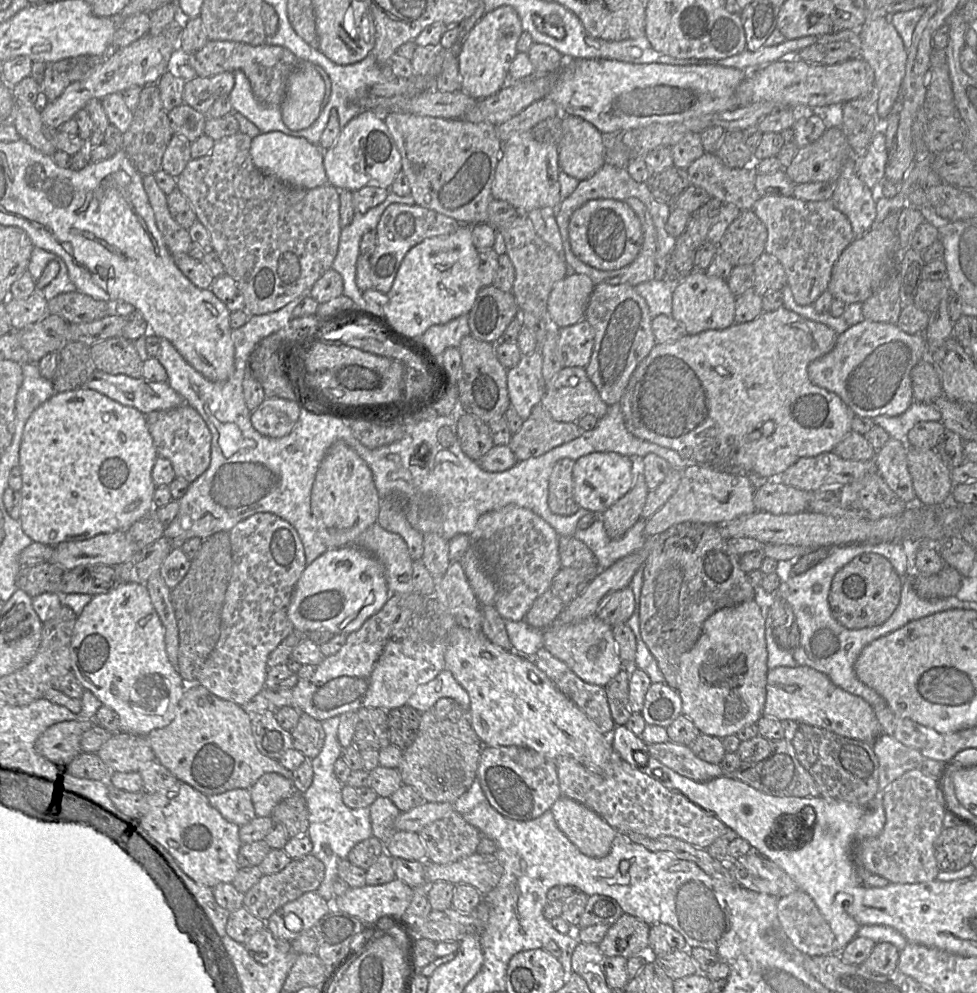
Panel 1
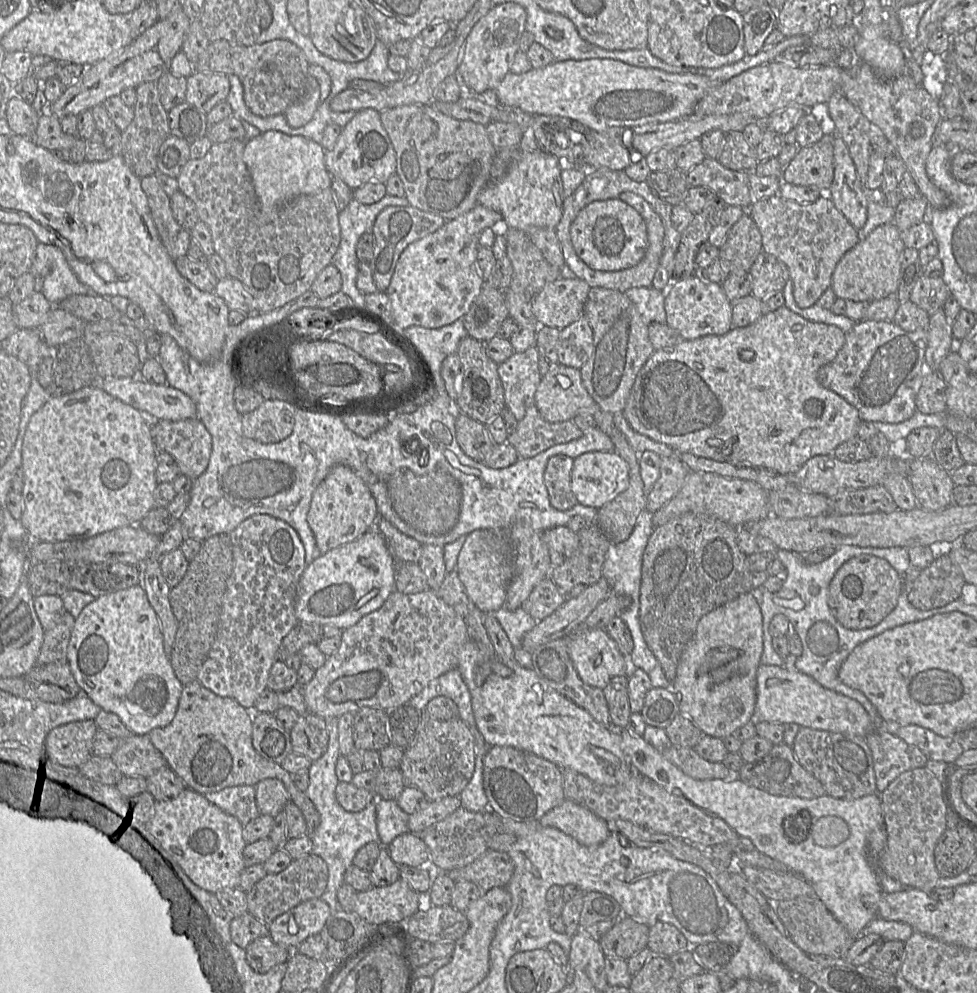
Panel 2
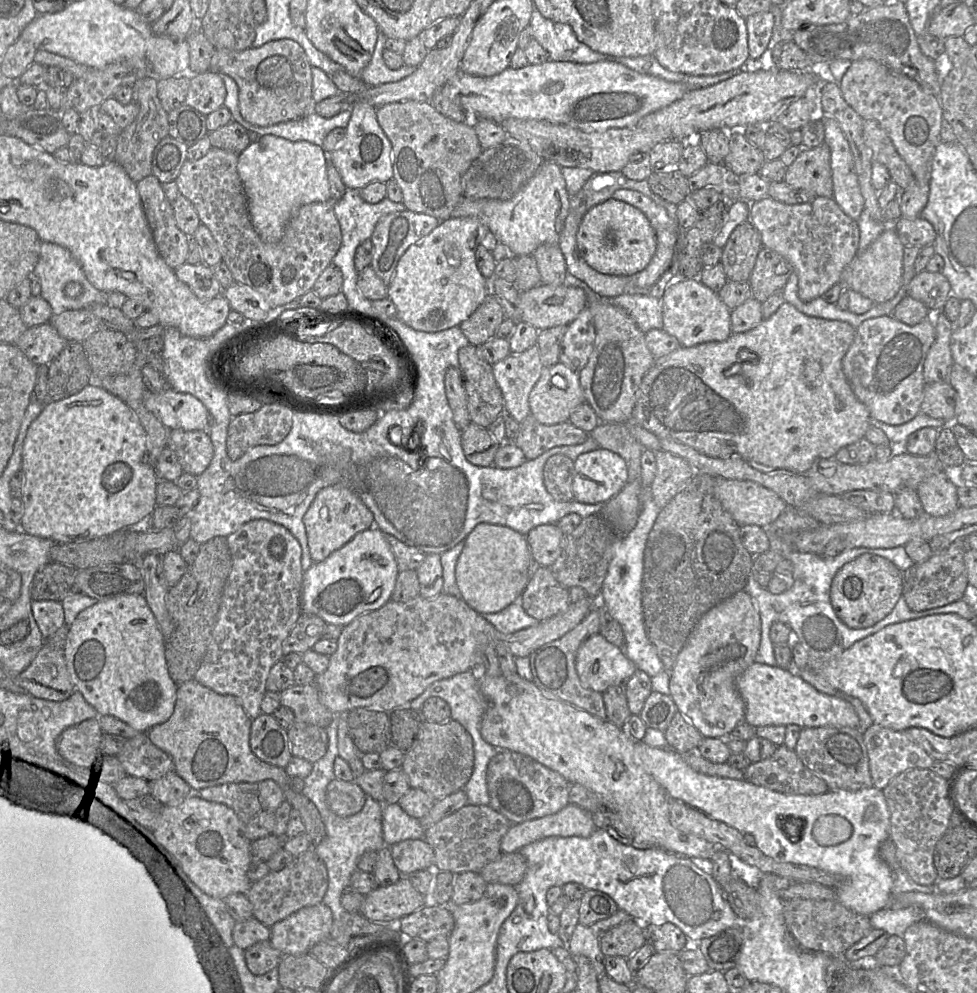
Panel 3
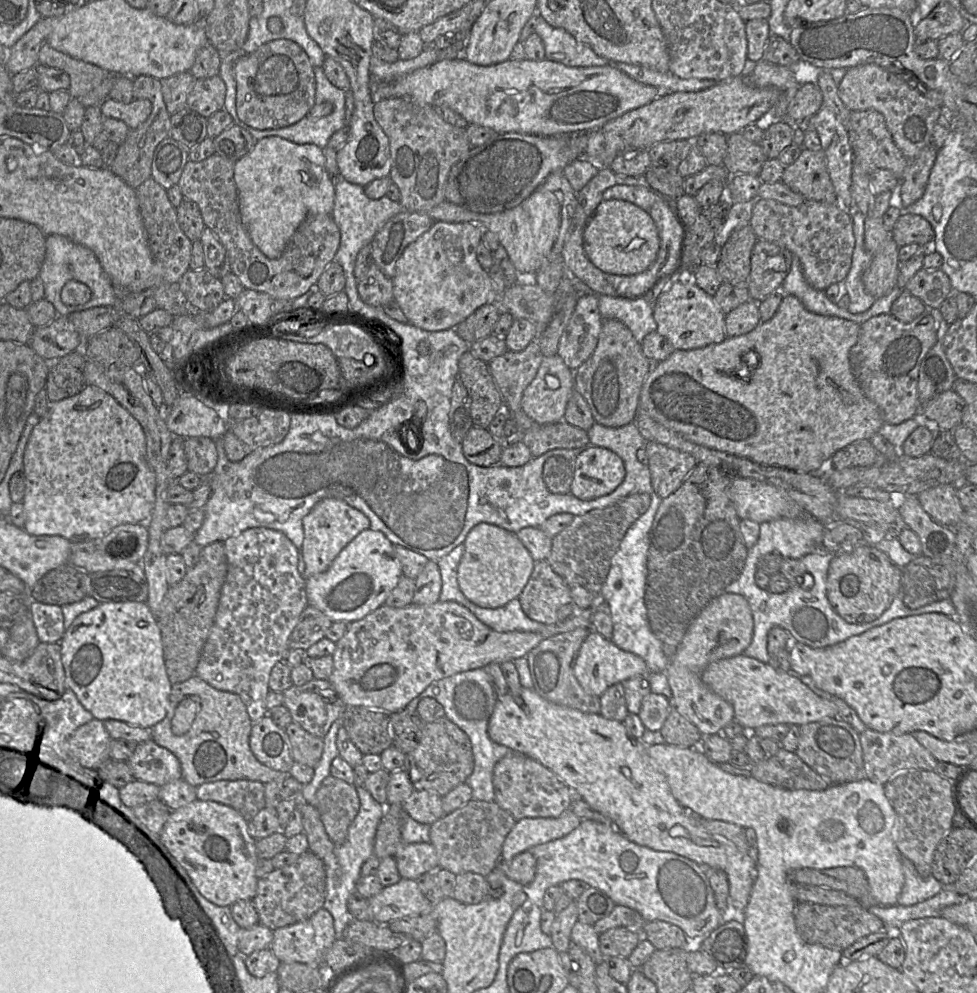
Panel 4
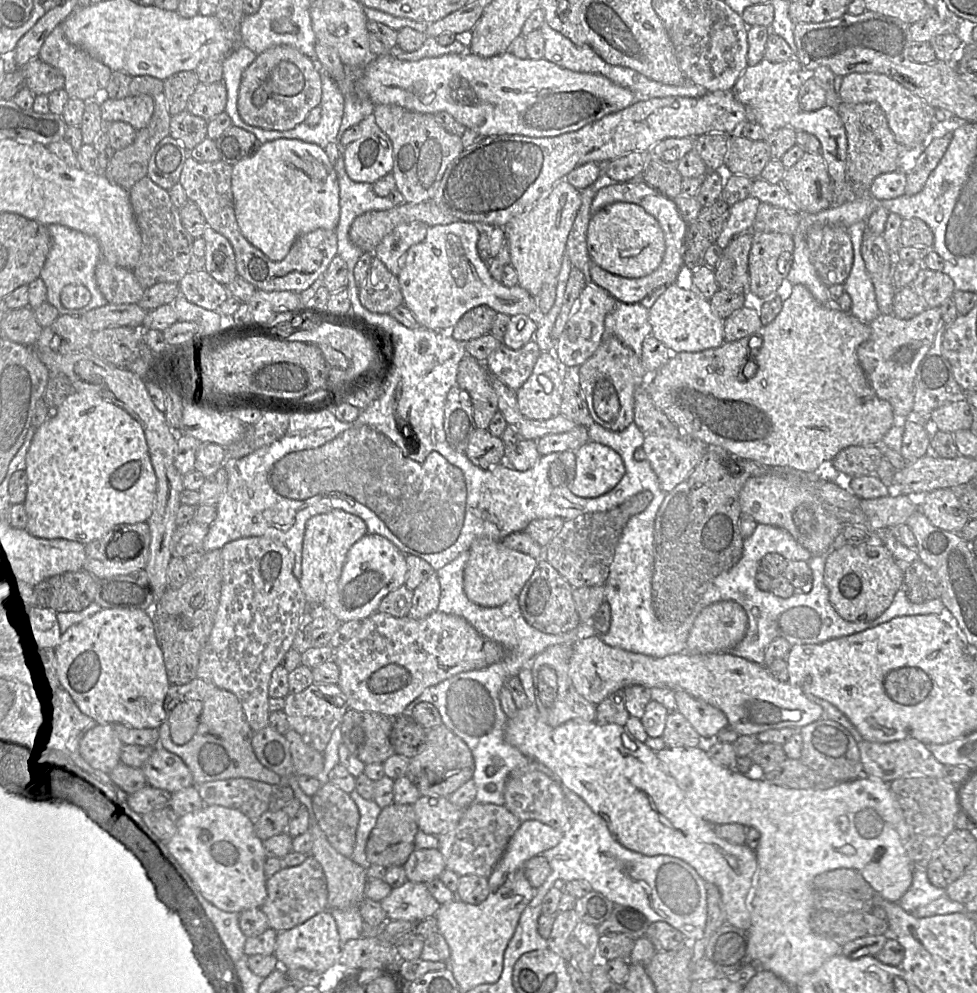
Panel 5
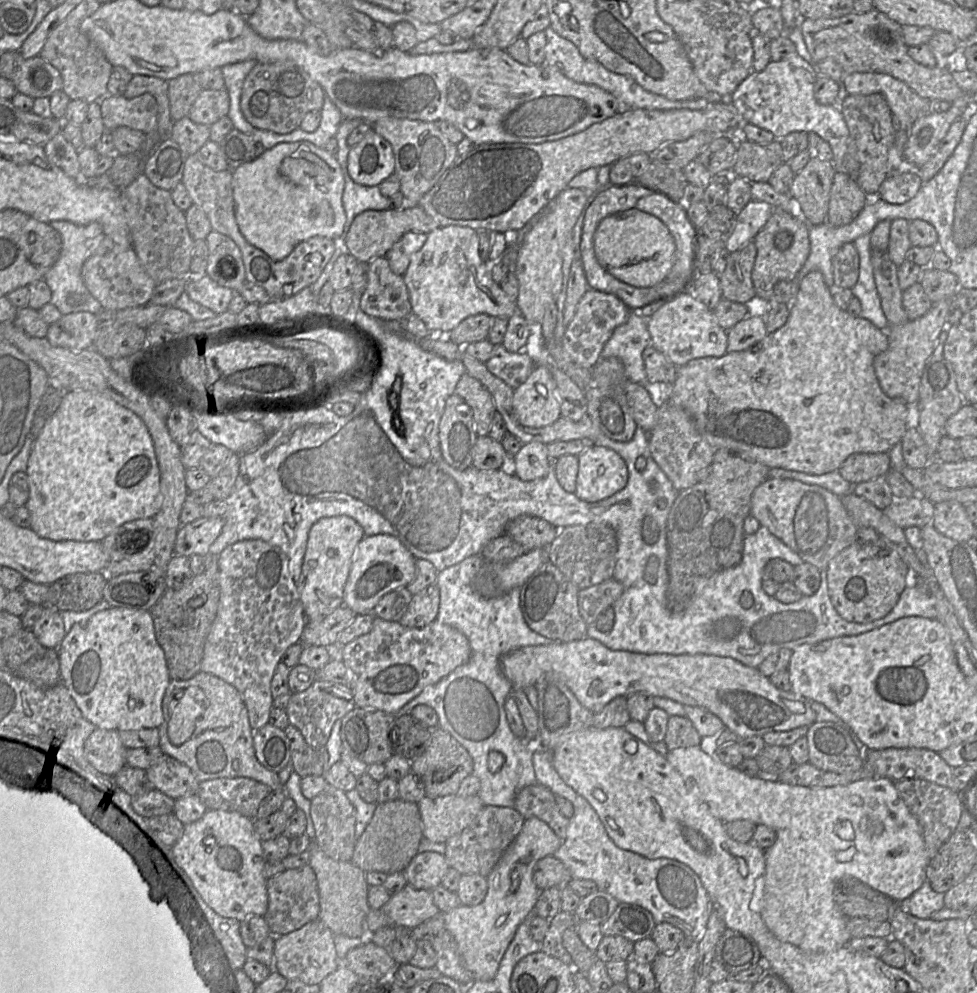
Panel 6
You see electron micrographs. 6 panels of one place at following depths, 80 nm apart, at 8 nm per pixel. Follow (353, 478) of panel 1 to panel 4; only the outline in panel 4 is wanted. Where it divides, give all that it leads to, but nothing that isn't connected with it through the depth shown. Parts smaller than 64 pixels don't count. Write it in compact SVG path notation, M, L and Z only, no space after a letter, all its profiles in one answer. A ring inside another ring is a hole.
M336 498L320 500L303 518L304 541L302 554L305 562L304 578L326 571L341 550L360 532L370 529L369 518L360 510Z

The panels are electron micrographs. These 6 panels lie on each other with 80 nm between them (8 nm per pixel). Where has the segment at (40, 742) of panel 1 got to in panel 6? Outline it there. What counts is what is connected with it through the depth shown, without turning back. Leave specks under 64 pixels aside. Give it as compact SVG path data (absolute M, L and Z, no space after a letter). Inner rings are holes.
M95 729L84 746L85 757L99 772L115 776L126 765L127 749L118 731Z

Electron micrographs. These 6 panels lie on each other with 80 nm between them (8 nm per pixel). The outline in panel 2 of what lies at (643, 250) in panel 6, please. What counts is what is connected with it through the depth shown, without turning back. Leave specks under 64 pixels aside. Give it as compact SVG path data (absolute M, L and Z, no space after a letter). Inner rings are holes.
M619 198L594 201L585 206L570 227L572 245L590 268L618 271L638 264L648 247L647 227L642 216Z

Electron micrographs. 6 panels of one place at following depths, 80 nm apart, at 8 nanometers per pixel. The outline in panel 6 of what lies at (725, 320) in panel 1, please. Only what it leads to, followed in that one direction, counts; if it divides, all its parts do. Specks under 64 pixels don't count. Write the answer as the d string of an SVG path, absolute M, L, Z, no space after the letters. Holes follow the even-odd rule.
M683 289L667 295L664 305L647 319L650 342L677 368L704 357L722 357L727 353L727 331L717 322L713 311Z

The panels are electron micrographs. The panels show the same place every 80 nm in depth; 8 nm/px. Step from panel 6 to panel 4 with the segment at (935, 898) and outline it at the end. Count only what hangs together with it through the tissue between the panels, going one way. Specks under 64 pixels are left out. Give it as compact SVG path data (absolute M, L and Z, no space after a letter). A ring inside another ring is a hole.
M901 855L901 862L905 882L896 904L912 906L943 891L944 884L936 880L932 875L922 877L917 872L914 864L903 855Z

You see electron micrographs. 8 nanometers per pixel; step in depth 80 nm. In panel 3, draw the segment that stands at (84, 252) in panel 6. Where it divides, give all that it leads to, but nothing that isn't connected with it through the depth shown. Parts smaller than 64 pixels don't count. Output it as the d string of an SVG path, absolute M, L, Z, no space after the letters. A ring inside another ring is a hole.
M42 242L39 260L32 276L39 280L41 284L40 296L50 304L53 314L67 310L80 310L96 304L107 304L109 307L121 309L127 299L121 292L104 292L92 286L81 265L70 251L52 242Z

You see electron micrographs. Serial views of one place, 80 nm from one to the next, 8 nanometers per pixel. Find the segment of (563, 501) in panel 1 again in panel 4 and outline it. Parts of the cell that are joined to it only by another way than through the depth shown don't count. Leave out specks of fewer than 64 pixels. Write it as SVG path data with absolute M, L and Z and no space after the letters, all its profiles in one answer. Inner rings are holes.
M552 456L543 466L543 480L547 489L554 494L568 494L573 481L575 462L562 456Z

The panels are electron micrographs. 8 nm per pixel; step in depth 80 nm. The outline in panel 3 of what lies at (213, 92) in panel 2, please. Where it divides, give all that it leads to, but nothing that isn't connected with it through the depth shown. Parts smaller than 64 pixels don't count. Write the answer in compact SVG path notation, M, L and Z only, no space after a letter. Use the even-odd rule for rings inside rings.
M209 70L190 75L190 86L184 104L207 116L224 106L225 98L226 87L219 73Z

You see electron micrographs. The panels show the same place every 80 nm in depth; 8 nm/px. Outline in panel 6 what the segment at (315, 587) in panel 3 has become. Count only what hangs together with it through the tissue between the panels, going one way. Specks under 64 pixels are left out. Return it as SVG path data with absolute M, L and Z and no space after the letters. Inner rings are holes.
M390 534L365 536L355 547L353 562L344 587L343 603L357 615L372 613L385 594L408 585L416 574L416 558Z

